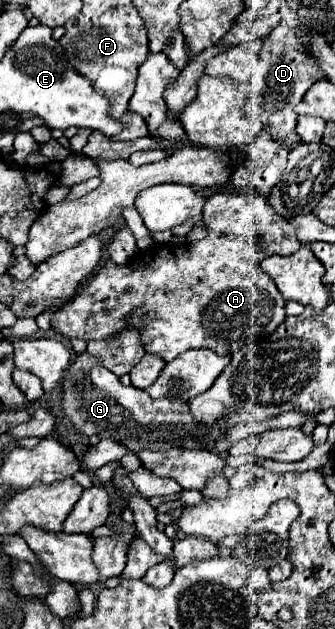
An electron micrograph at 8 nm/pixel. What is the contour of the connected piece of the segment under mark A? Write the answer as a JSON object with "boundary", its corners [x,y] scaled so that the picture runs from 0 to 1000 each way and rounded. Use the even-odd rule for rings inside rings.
{"boundary":[[[636,308],[612,321],[606,353],[618,359],[618,375],[582,388],[451,388],[445,394],[415,397],[373,423],[349,423],[325,413],[307,429],[248,452],[206,483],[164,496],[152,518],[200,537],[301,541],[355,528],[373,518],[367,502],[403,486],[427,486],[445,496],[445,506],[427,512],[421,541],[439,560],[475,563],[493,576],[570,553],[630,553],[648,563],[678,566],[737,544],[803,534],[857,499],[851,477],[839,464],[827,464],[815,445],[779,432],[779,417],[809,404],[875,404],[893,394],[881,362],[815,337],[791,308]]]}

